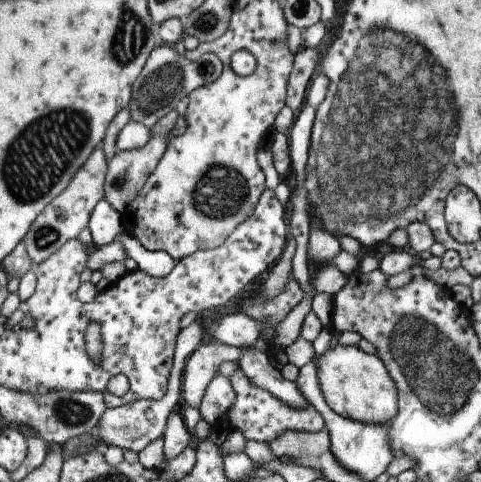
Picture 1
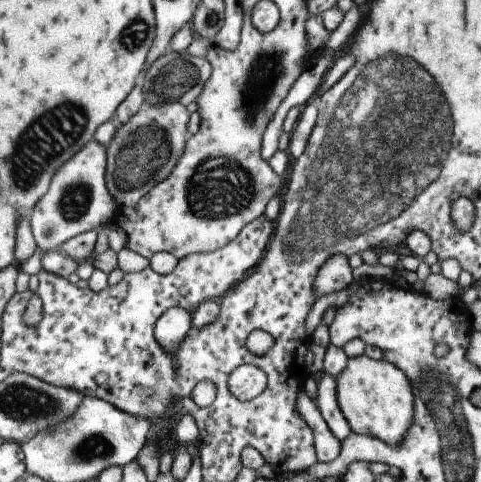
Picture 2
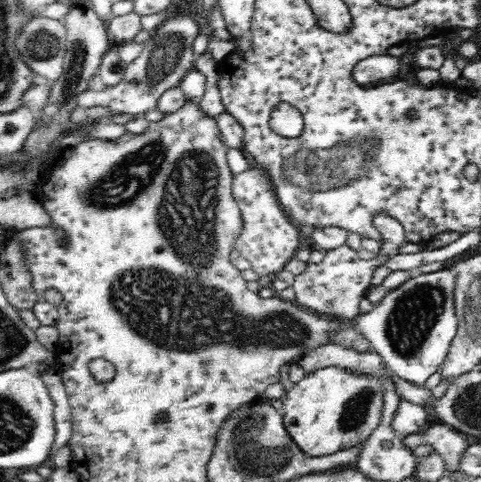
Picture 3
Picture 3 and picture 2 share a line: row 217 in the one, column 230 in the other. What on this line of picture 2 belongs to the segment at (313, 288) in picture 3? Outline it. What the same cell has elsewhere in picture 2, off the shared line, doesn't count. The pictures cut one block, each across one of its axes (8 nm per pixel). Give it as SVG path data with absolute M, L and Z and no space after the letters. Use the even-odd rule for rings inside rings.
M239 366L229 374L227 382L229 392L237 398L237 402L249 402L265 390L267 376L263 370L257 370L253 366Z

